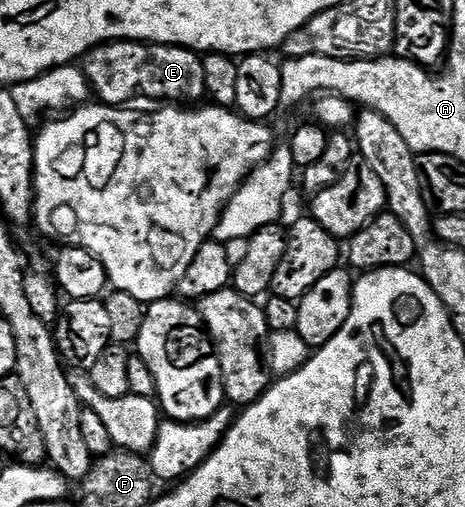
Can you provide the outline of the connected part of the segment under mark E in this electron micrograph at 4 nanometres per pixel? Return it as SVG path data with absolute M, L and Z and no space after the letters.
M109 40L98 48L91 48L83 57L82 67L89 86L102 104L127 105L135 98L136 92L152 100L164 100L160 102L200 102L207 93L203 59L193 49L171 44Z

